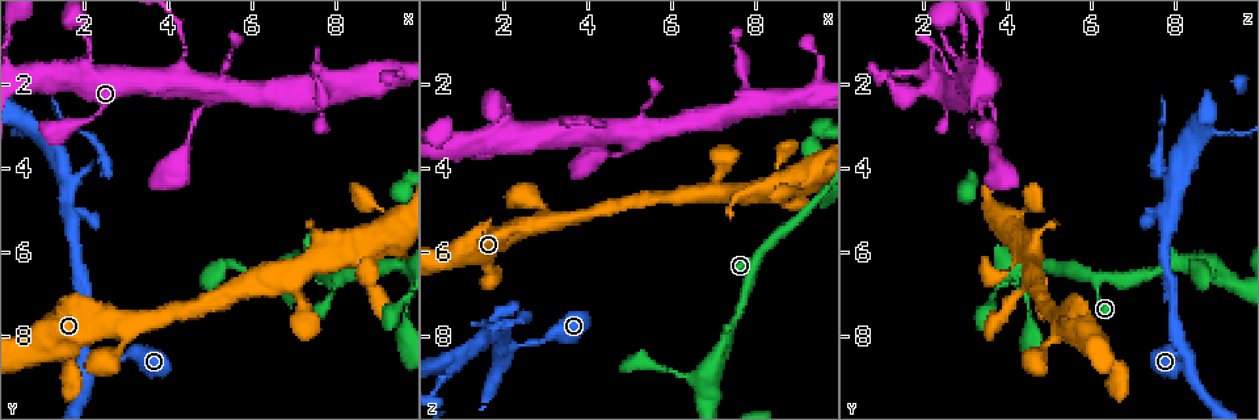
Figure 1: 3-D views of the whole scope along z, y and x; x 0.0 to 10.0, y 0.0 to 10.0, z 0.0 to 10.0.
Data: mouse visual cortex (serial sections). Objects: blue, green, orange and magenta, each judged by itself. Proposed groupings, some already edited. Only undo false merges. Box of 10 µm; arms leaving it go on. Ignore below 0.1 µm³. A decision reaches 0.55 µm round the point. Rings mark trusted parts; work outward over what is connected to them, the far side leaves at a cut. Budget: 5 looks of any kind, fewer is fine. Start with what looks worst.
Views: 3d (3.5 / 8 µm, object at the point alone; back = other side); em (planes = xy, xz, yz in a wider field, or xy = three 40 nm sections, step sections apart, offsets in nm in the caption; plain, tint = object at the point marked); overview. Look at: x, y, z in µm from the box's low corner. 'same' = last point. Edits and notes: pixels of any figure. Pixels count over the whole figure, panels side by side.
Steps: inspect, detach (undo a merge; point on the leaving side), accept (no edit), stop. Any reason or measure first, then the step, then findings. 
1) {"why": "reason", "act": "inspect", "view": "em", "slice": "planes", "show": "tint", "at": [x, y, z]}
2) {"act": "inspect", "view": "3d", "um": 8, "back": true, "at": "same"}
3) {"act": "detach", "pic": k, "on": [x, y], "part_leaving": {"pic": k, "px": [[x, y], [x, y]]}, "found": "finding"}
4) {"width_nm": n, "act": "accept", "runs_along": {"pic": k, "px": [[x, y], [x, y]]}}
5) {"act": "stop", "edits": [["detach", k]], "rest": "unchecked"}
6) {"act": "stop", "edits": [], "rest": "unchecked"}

{"why": "sudden change in width", "act": "inspect", "view": "3d", "um": 8, "back": true, "at": [4.40, 1.35, 3.00]}

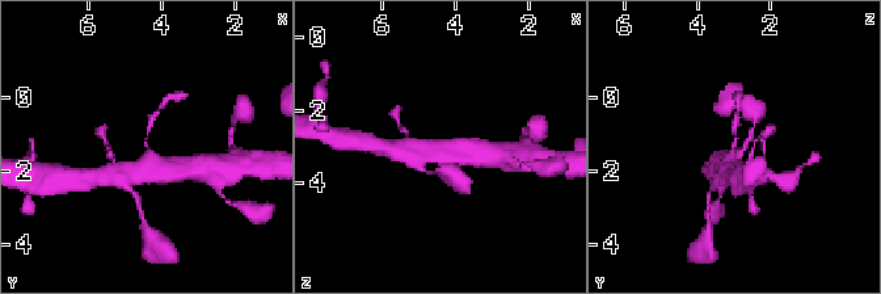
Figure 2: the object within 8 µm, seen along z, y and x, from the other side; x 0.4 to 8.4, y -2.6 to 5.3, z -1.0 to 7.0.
{"arm_widths_nm": [150, 500], "act": "inspect", "view": "em", "slice": "xy", "step": 2, "show": "tint", "at": "same"}

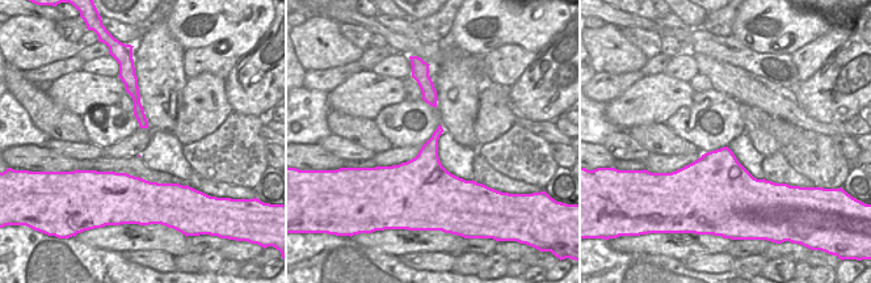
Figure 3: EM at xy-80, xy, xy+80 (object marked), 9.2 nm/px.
{"width_nm": 260, "act": "accept", "runs_along": {"pic": 2, "px": [[164, 167], [144, 146], [159, 110]]}, "found": "one cell here"}

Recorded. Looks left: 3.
{"why": "branch point", "act": "inspect", "view": "3d", "um": 3.5, "at": [0.80, 3.20, 8.65]}

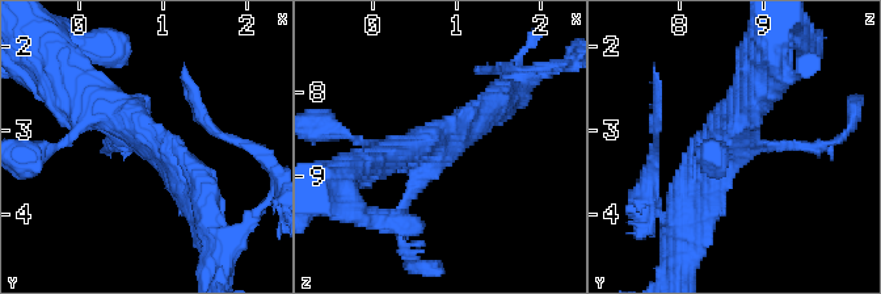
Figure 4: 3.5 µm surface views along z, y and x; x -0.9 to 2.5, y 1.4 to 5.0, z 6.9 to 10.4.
{"arm_widths_nm": [150, 300, 350], "act": "accept", "runs_along": {"pic": 4, "px": [[206, 198], [126, 117], [85, 97]]}, "found": "continuous, no second cell"}

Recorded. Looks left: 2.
{"act": "stop", "edits": [], "rest": "unchecked"}

